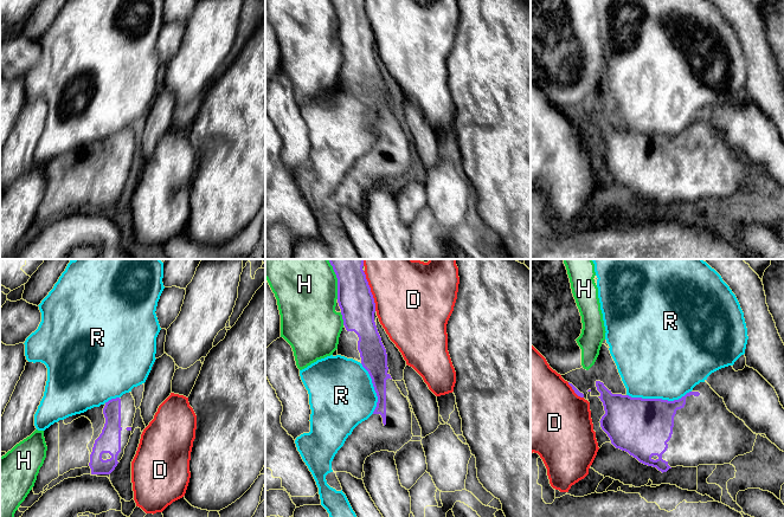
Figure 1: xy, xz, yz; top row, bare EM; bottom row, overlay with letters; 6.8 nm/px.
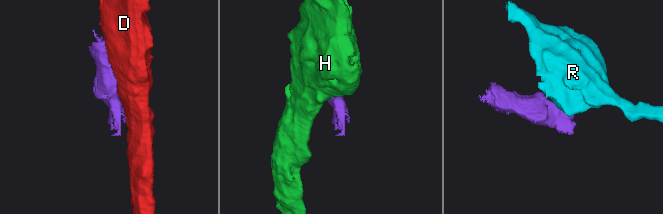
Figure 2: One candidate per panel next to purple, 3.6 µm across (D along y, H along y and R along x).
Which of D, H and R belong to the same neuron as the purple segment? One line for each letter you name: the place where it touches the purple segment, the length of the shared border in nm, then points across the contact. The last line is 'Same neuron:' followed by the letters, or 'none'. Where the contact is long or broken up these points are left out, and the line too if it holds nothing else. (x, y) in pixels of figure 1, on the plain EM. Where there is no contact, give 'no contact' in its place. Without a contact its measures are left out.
Same neuron: none

